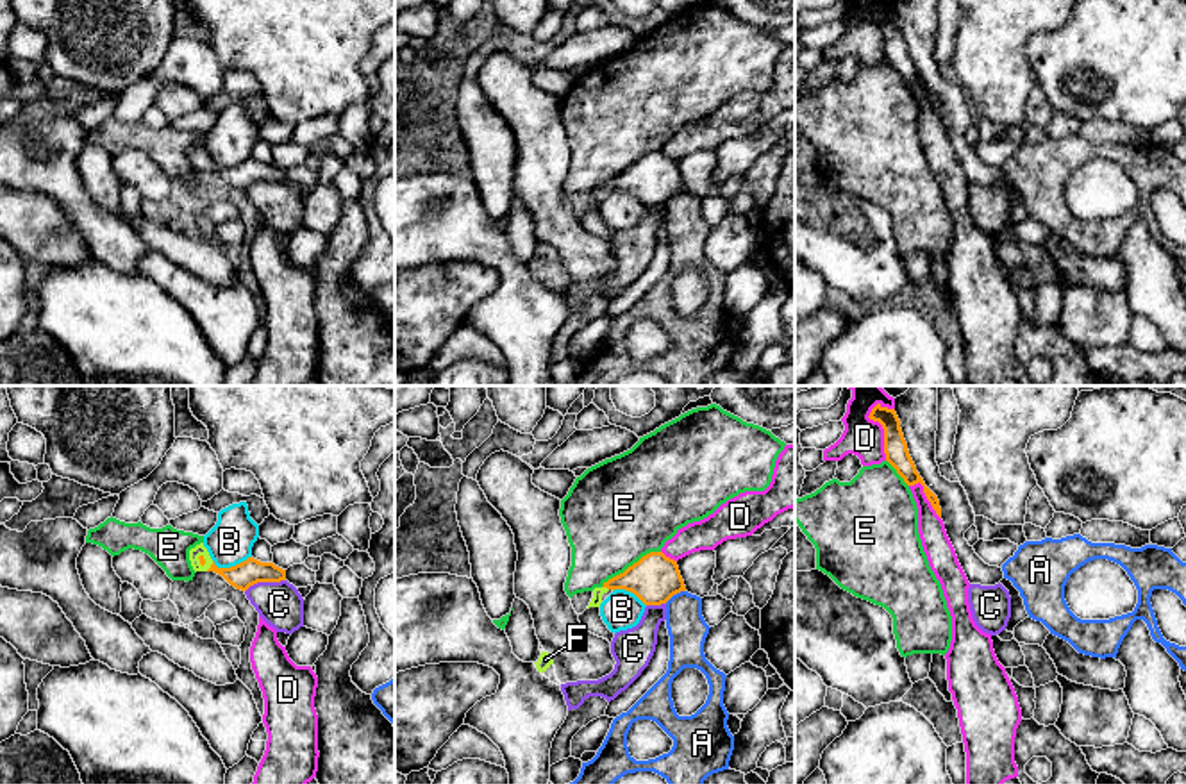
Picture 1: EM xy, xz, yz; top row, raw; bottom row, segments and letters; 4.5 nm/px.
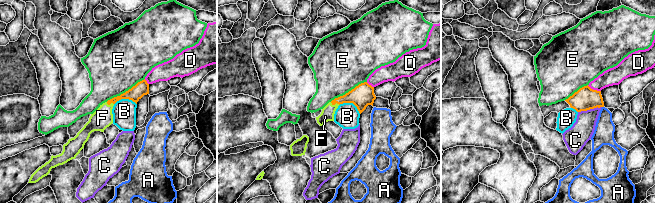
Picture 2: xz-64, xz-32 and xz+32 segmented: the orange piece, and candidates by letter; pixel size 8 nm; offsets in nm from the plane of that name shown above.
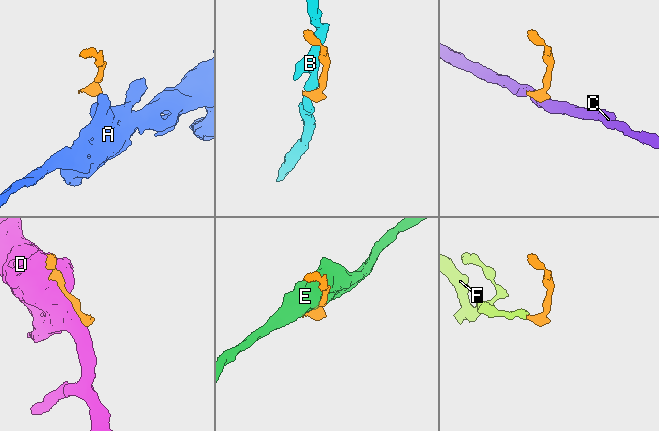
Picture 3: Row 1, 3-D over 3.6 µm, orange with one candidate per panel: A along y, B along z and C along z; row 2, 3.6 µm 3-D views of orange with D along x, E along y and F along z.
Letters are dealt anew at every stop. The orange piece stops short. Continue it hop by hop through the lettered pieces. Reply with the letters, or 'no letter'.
F

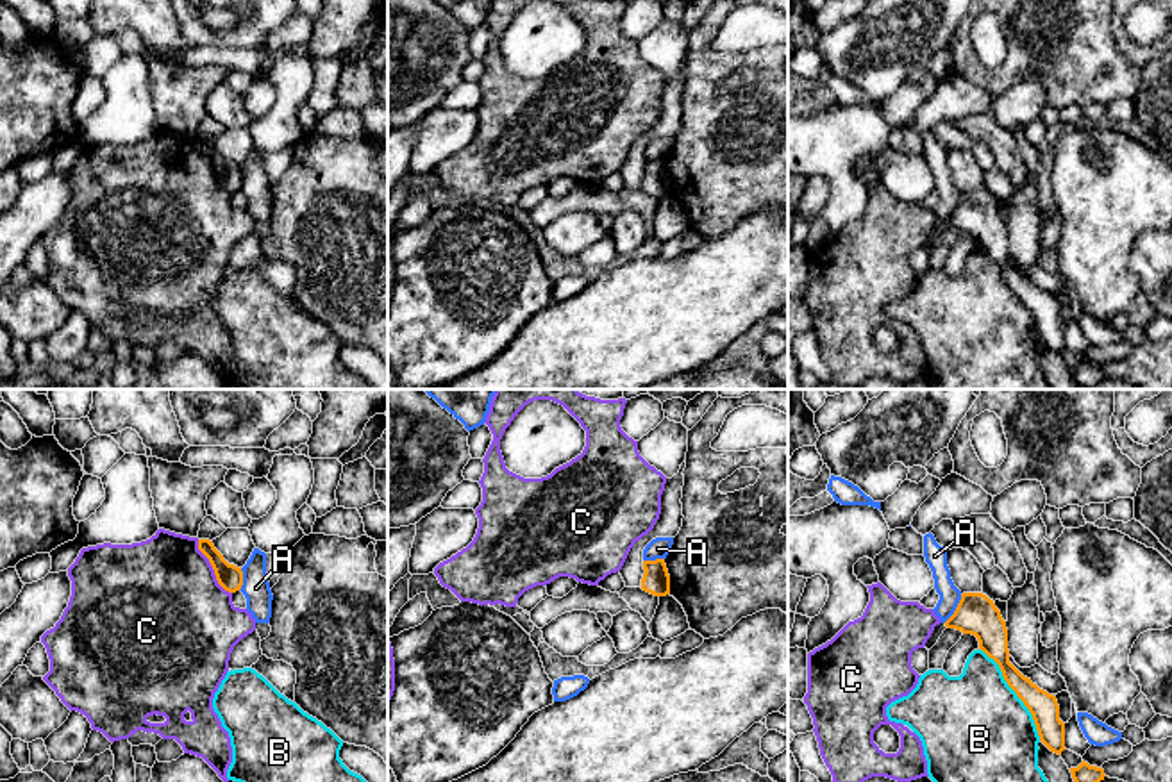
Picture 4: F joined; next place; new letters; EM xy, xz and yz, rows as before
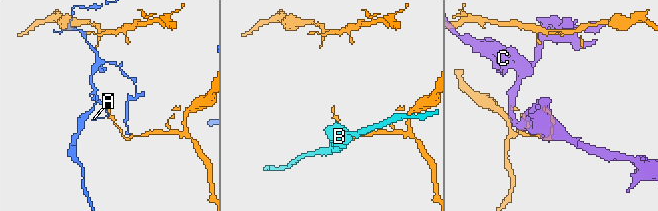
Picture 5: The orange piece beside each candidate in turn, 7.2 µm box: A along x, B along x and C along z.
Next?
no letter

